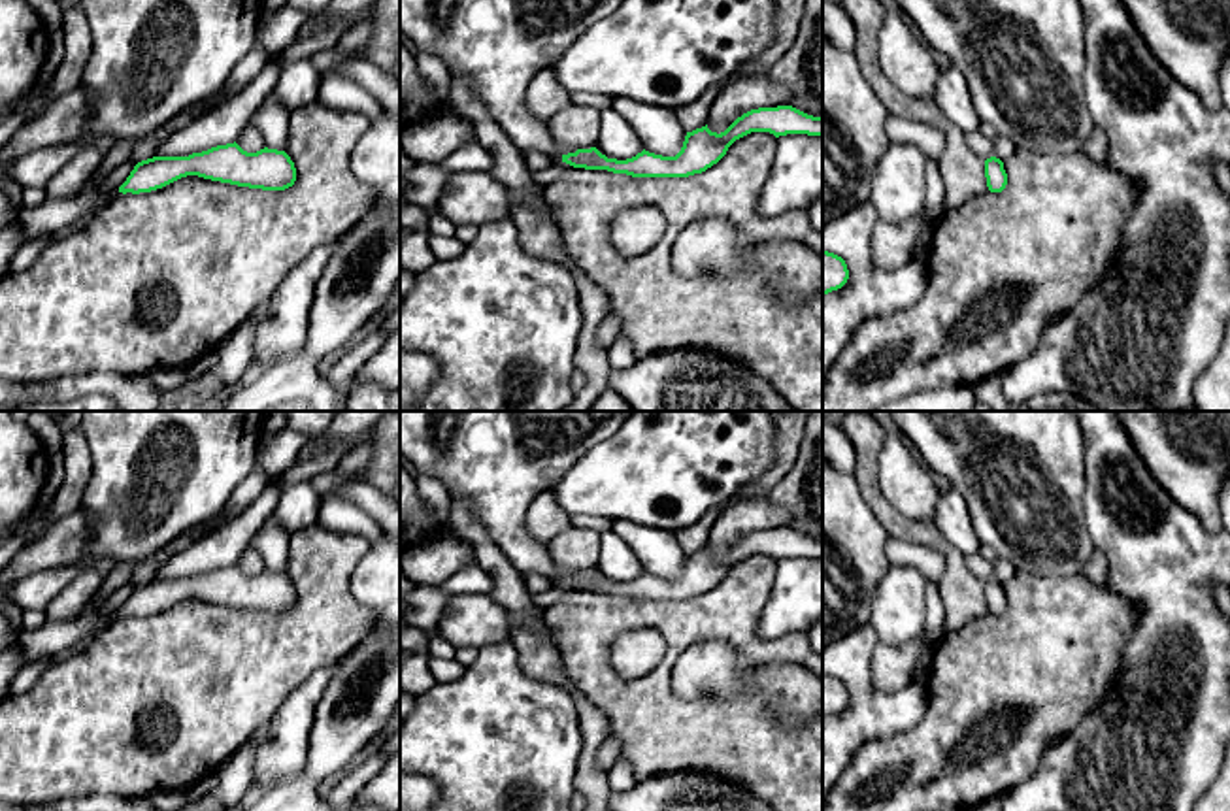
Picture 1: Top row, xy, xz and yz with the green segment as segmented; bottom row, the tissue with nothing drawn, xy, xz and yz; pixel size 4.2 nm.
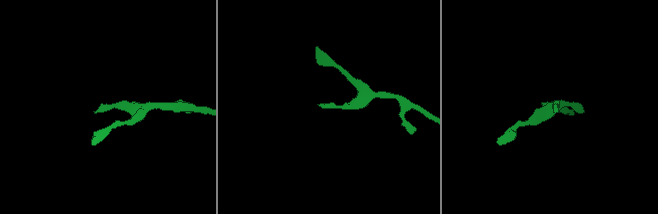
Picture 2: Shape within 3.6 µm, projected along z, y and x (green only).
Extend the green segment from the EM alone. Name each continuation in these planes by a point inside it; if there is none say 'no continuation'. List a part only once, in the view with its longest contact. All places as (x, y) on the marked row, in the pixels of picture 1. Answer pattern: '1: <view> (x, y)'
1: xy (51, 215)

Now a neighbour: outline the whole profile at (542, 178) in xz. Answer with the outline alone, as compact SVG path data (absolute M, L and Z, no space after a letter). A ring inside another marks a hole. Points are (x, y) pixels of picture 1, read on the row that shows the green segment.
M558 160L558 162L551 164L551 166L547 166L545 170L532 172L530 179L532 179L532 185L545 187L551 181L562 177L564 174L570 174L572 170L575 170L575 168L562 162L562 160Z

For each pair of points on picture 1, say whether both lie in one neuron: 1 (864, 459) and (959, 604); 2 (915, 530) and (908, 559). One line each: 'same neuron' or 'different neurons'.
1: same neuron
2: different neurons

